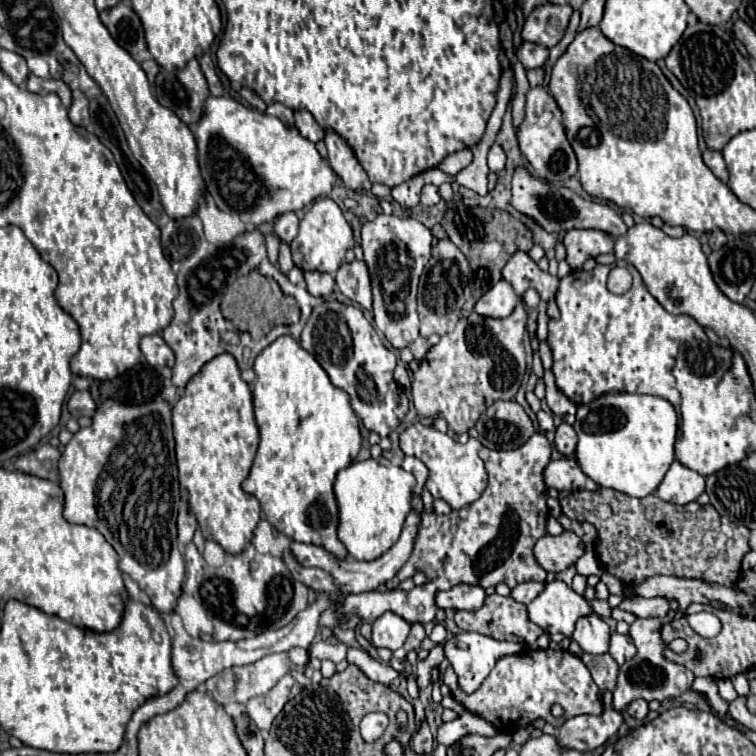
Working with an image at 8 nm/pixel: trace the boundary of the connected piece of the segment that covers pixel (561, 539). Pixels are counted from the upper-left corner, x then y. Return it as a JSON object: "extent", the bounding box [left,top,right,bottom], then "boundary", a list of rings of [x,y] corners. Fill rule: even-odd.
{"extent":[534,530,584,572],"boundary":[[[564,530],[560,536],[546,534],[544,538],[536,542],[536,548],[534,548],[534,556],[546,572],[566,570],[582,554],[584,554],[582,540],[574,532],[568,532],[568,530]]]}

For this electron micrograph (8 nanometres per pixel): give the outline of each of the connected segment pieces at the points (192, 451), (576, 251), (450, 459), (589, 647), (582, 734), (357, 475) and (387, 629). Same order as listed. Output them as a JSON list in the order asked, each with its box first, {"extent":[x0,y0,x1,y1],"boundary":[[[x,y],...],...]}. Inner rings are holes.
[{"extent":[172,354,260,554],"boundary":[[[232,354],[214,356],[202,370],[190,378],[184,396],[172,406],[172,430],[181,496],[187,496],[190,510],[196,514],[206,540],[218,542],[228,554],[238,554],[252,540],[252,532],[260,520],[260,504],[252,494],[242,490],[242,480],[252,468],[258,450],[258,426],[252,412],[252,390],[240,378],[238,364]]]},{"extent":[564,230,614,270],"boundary":[[[568,230],[564,236],[566,262],[572,270],[582,268],[588,258],[608,254],[614,248],[614,238],[602,230]]]},{"extent":[400,422,488,510],"boundary":[[[416,422],[400,434],[400,448],[406,456],[418,456],[428,466],[430,478],[426,482],[426,488],[430,490],[434,500],[438,498],[446,500],[454,510],[474,502],[488,484],[484,462],[478,456],[478,450],[482,448],[482,444],[476,438],[470,438],[466,444],[460,444],[452,440],[448,434]]]},{"extent":[572,614,610,654],"boundary":[[[590,614],[582,620],[578,620],[572,640],[576,640],[578,646],[588,654],[606,654],[608,640],[610,640],[608,624],[602,622],[596,614]]]},{"extent":[558,708,622,752],"boundary":[[[606,708],[600,716],[580,714],[568,718],[562,724],[558,732],[558,740],[564,748],[574,748],[580,752],[594,750],[602,746],[610,736],[614,736],[620,724],[622,724],[622,714],[614,708]]]},{"extent":[334,458,414,560],"boundary":[[[368,458],[362,462],[352,462],[348,468],[342,468],[336,474],[334,482],[334,494],[340,508],[340,526],[338,526],[338,538],[348,548],[350,556],[356,560],[374,560],[382,556],[400,536],[402,524],[410,512],[410,500],[412,500],[412,488],[414,488],[414,476],[406,472],[400,466],[394,466],[388,458]]]},{"extent":[372,612,410,650],"boundary":[[[394,612],[382,614],[372,624],[372,640],[374,640],[376,648],[398,650],[406,642],[408,632],[410,632],[410,624]]]}]

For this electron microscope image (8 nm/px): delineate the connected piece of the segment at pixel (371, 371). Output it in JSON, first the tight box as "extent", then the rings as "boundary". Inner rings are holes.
{"extent":[300,300,410,436],"boundary":[[[326,300],[316,306],[302,330],[300,346],[318,360],[334,386],[350,394],[356,416],[370,432],[388,436],[402,424],[410,400],[392,378],[396,356],[382,344],[374,326],[364,318],[360,308],[352,304],[346,306],[338,300]]]}

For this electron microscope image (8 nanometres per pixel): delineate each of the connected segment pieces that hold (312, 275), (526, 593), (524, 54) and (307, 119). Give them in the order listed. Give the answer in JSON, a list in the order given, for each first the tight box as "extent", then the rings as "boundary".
[{"extent":[304,272,334,298],"boundary":[[[304,272],[304,278],[306,278],[306,284],[308,284],[308,292],[312,296],[320,296],[320,298],[326,298],[332,294],[334,290],[334,278],[330,274],[324,274],[324,272]]]},{"extent":[512,582,544,604],"boundary":[[[522,582],[512,590],[512,598],[522,604],[530,604],[544,590],[544,586],[544,582]]]},{"extent":[516,42,548,68],"boundary":[[[522,42],[516,48],[516,58],[524,64],[524,68],[540,68],[548,58],[548,48],[534,42]]]},{"extent":[296,110,324,142],"boundary":[[[306,110],[296,112],[296,128],[302,132],[302,136],[306,136],[312,142],[318,142],[324,138],[324,130],[318,126],[318,122],[312,118],[312,114]]]}]

